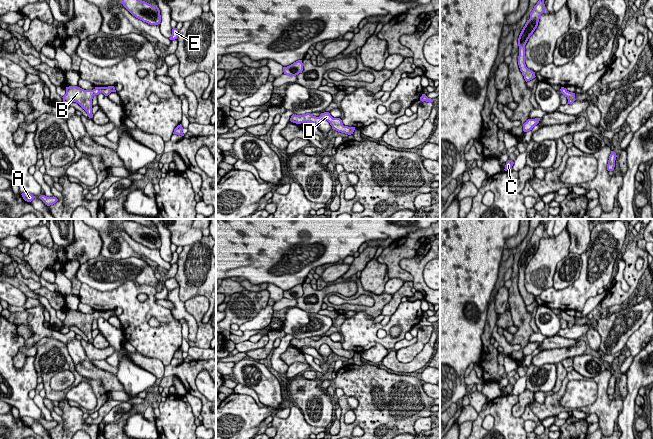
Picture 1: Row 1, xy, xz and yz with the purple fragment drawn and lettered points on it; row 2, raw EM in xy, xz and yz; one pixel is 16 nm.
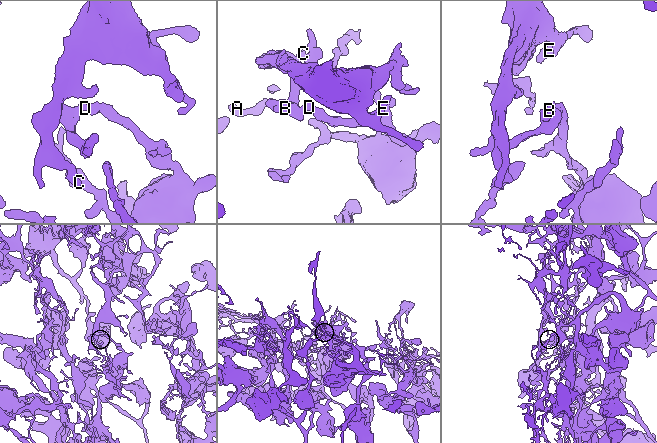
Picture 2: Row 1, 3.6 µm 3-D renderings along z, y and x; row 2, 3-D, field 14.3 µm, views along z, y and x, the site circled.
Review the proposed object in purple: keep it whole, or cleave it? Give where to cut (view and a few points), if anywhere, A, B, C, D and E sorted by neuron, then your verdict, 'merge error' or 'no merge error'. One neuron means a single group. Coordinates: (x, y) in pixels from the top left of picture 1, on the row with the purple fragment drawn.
cut none; groups A B C D E; no merge error

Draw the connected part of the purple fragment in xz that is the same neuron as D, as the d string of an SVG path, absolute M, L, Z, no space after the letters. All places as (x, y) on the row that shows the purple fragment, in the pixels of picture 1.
M329 112L321 113L319 117L313 116L310 113L306 113L303 115L293 114L290 118L290 121L293 123L301 124L303 122L307 122L307 123L313 123L317 127L319 126L322 120L327 120L332 126L333 130L336 130L341 133L351 135L355 130L355 127L344 126L340 118L333 118Z

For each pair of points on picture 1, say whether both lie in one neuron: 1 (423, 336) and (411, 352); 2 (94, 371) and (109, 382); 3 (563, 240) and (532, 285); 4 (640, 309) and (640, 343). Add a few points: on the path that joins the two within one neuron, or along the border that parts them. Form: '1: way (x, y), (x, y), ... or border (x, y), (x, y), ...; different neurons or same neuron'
1: way (421, 340), (415, 348); same neuron
2: way (98, 374), (105, 378); same neuron
3: way (552, 251), (545, 259), (539, 274); same neuron
4: border (642, 323), (629, 337), (626, 345); different neurons

